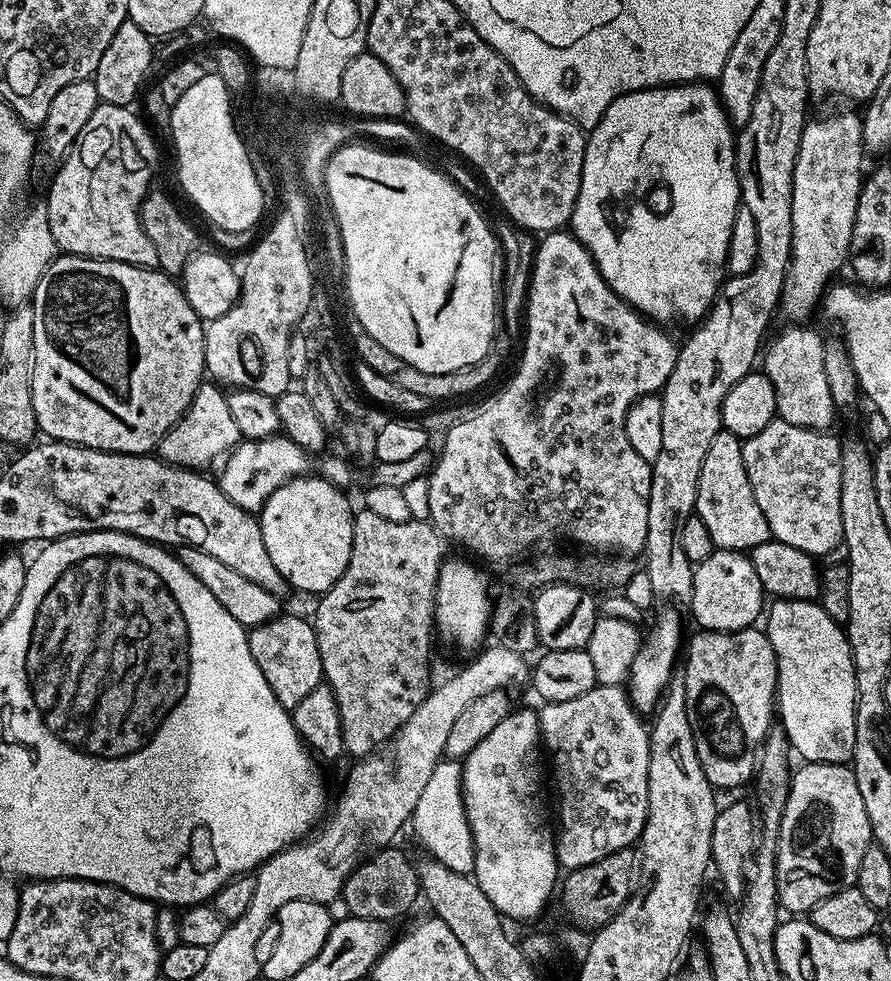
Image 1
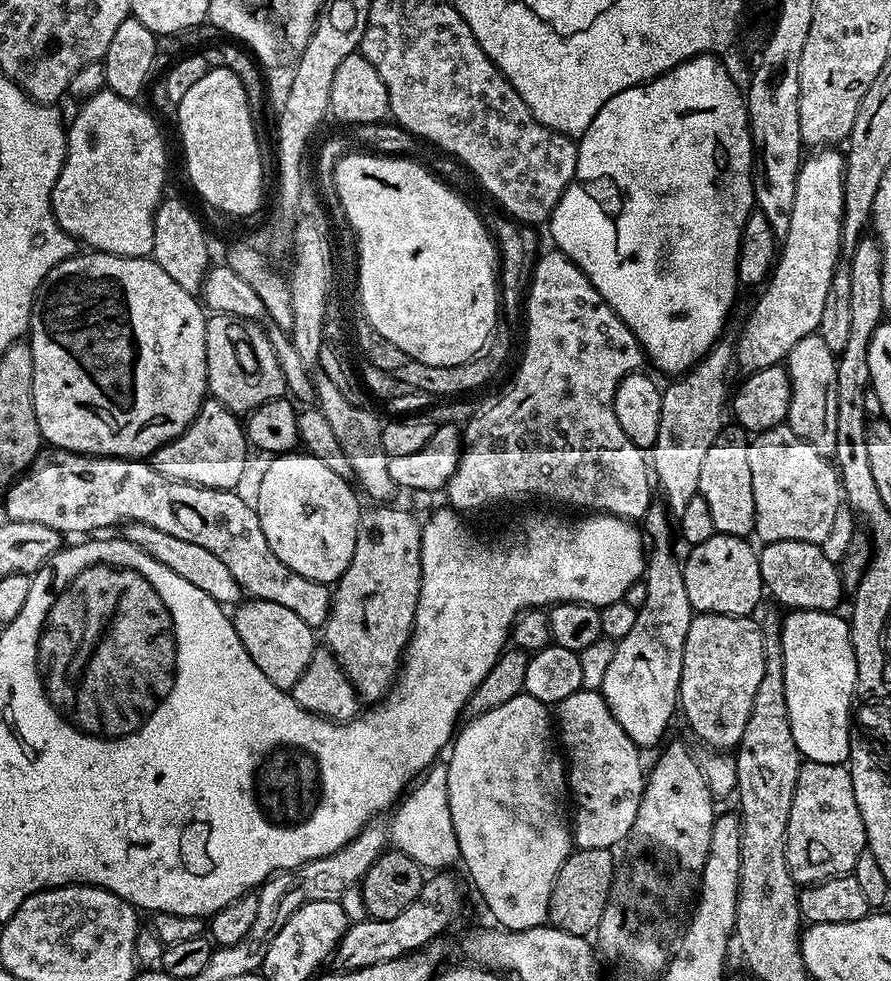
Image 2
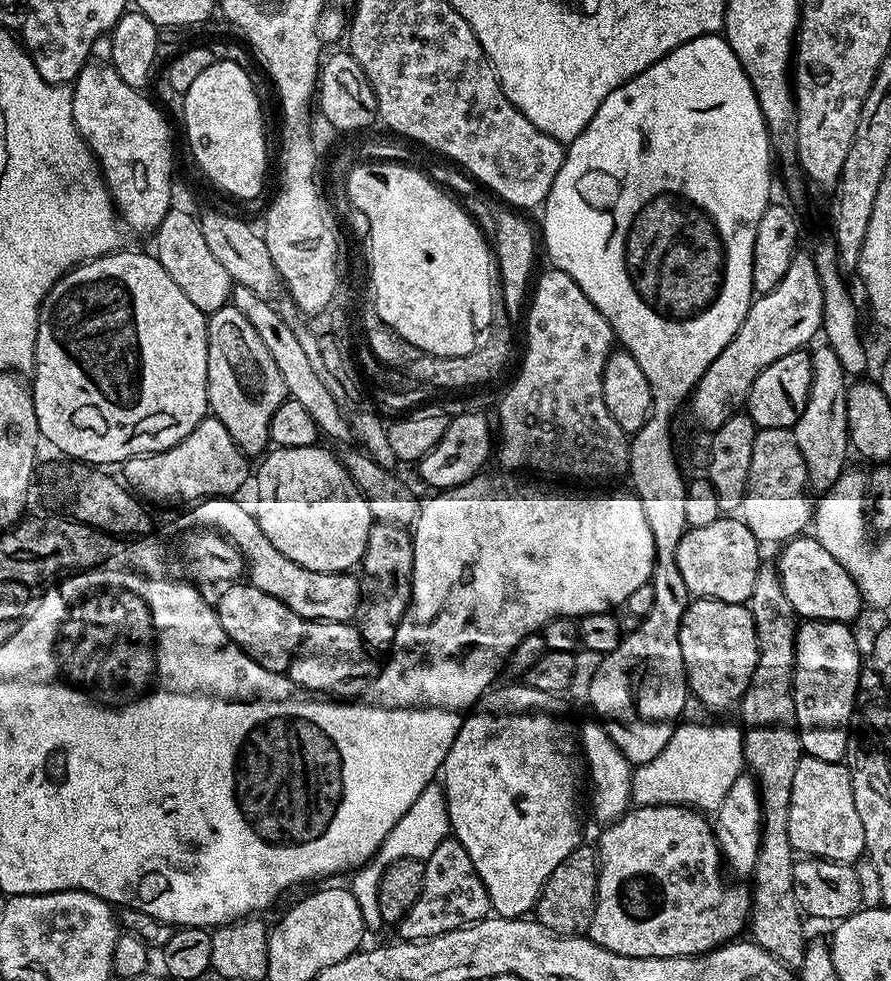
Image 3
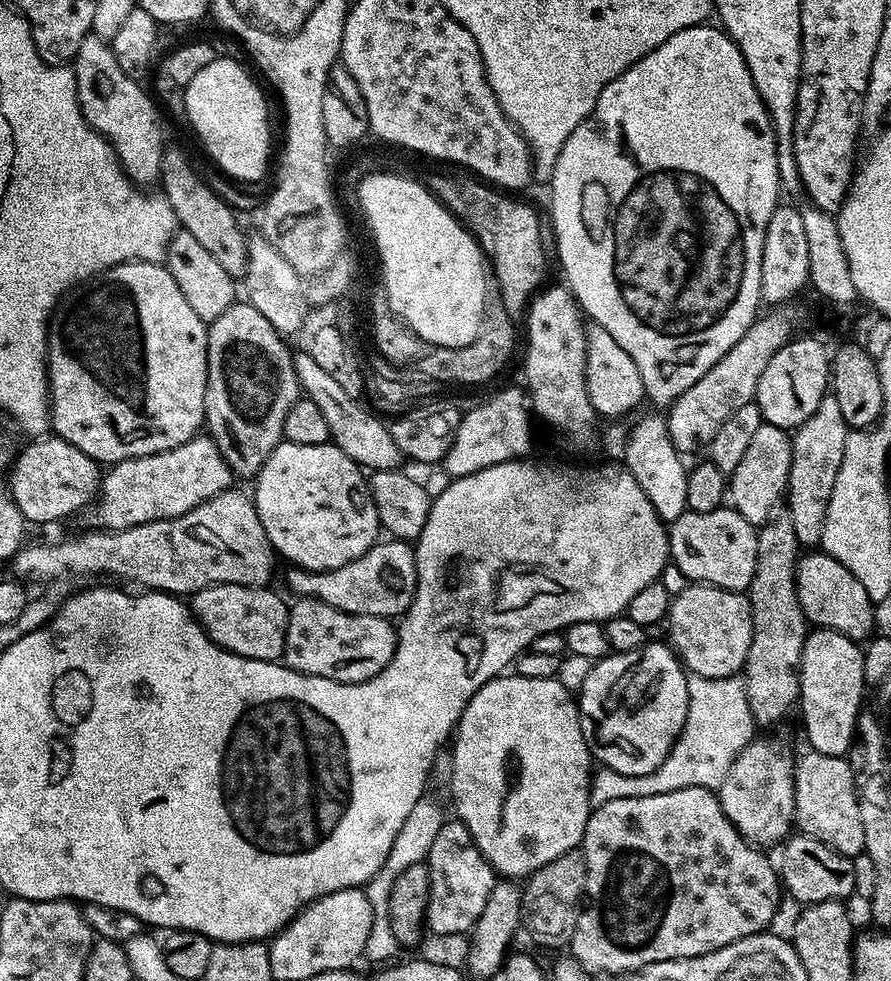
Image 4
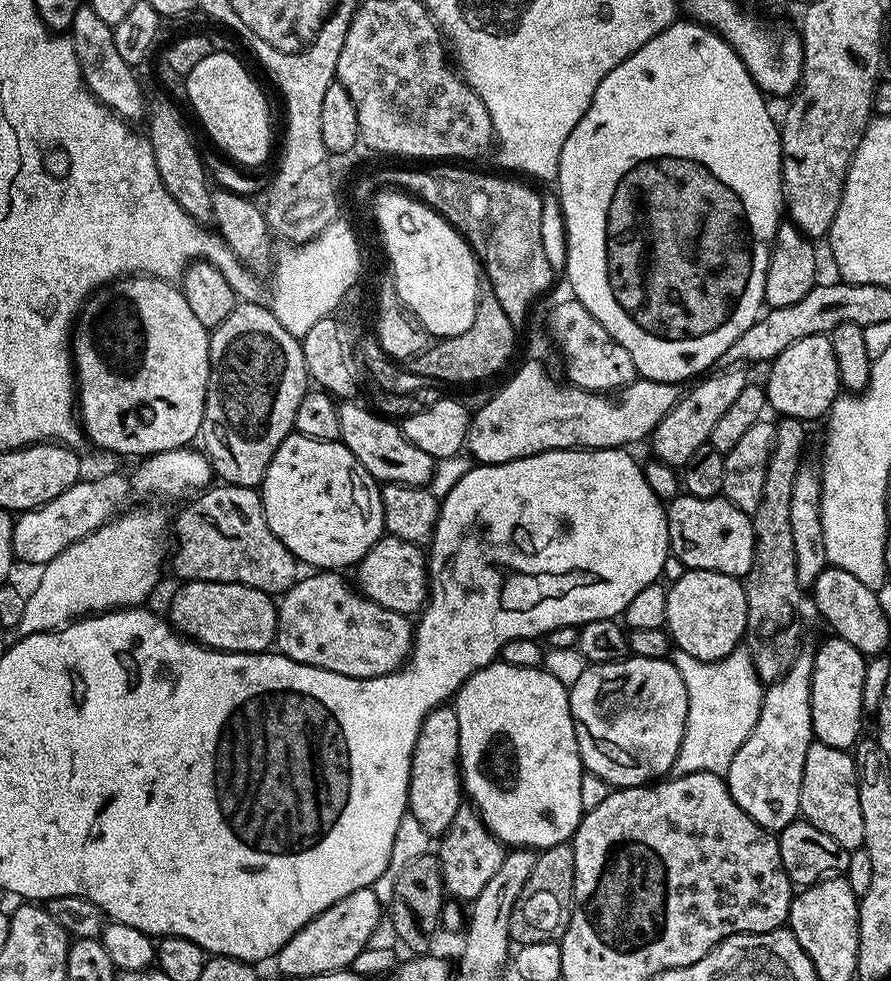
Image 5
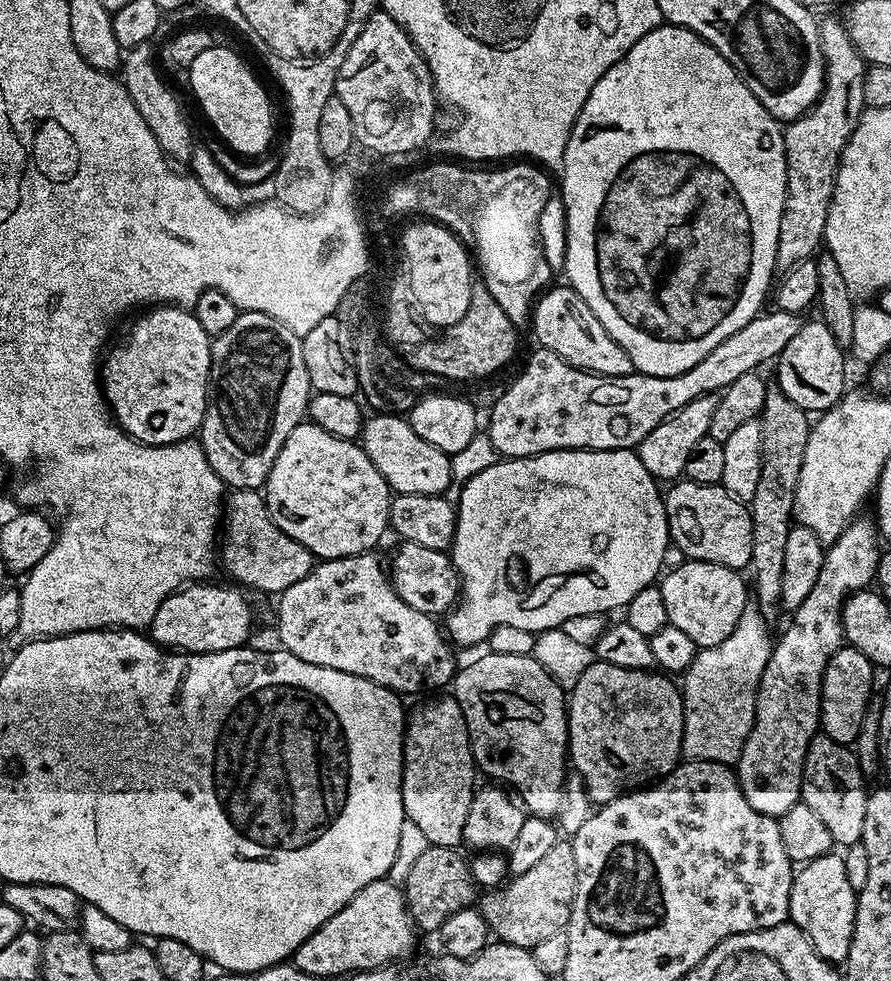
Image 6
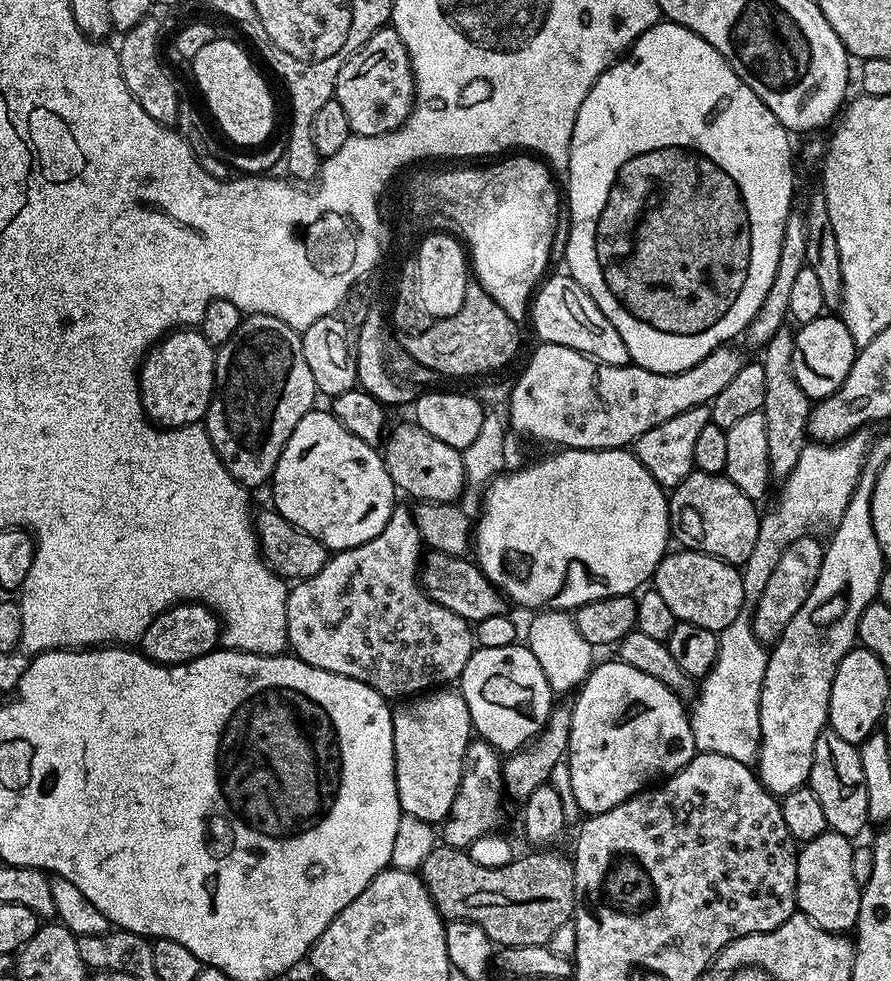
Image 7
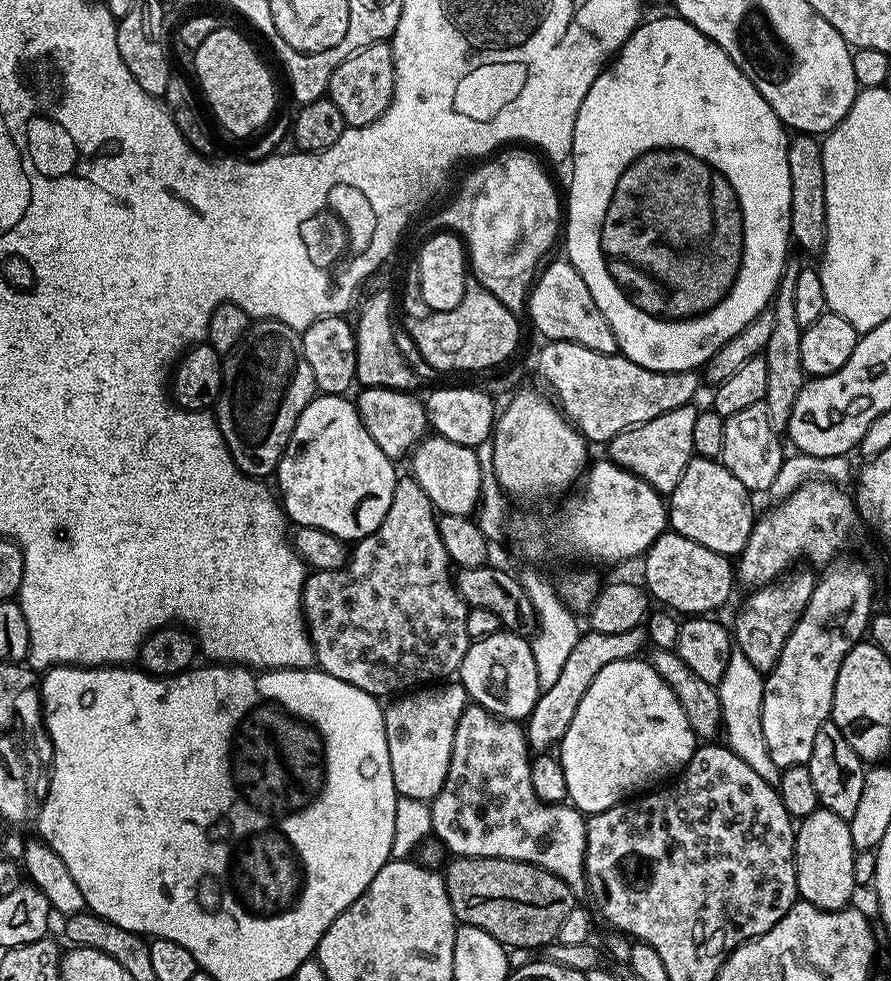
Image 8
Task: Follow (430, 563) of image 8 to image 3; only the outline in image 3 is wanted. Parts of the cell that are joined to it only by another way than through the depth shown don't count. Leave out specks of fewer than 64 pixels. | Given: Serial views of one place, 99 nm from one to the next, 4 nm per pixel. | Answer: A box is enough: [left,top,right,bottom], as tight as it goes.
[286,620,378,698]

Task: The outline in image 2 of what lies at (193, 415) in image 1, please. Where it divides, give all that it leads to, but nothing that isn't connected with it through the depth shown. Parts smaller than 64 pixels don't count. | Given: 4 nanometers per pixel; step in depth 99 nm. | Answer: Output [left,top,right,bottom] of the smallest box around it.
[150,398,250,492]

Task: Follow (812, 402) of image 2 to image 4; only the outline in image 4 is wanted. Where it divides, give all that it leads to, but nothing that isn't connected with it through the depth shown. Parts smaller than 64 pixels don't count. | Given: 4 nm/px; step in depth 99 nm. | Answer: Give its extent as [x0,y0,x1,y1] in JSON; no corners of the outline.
[786,394,850,550]

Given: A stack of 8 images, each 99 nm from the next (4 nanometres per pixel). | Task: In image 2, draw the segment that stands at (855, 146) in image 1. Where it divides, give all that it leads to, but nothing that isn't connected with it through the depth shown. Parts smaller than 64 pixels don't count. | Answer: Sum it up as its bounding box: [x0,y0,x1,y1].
[734,147,846,373]

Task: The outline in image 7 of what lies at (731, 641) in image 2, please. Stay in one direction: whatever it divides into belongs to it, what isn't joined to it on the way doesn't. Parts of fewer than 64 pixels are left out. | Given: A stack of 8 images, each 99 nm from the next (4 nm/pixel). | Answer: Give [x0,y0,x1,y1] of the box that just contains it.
[654,550,745,634]

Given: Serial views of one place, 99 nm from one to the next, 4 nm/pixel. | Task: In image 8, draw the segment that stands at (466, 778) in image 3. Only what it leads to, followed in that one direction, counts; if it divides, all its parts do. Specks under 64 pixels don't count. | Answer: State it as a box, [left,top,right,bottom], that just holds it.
[458,630,542,721]

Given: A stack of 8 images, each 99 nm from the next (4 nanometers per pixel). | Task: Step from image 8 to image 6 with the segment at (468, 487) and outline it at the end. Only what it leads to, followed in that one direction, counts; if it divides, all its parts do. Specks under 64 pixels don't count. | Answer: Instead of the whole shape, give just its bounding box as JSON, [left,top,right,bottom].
[358,415,453,496]

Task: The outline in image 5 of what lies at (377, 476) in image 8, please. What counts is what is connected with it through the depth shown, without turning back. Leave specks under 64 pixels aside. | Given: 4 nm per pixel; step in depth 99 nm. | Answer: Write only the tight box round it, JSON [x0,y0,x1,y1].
[258,434,386,570]

